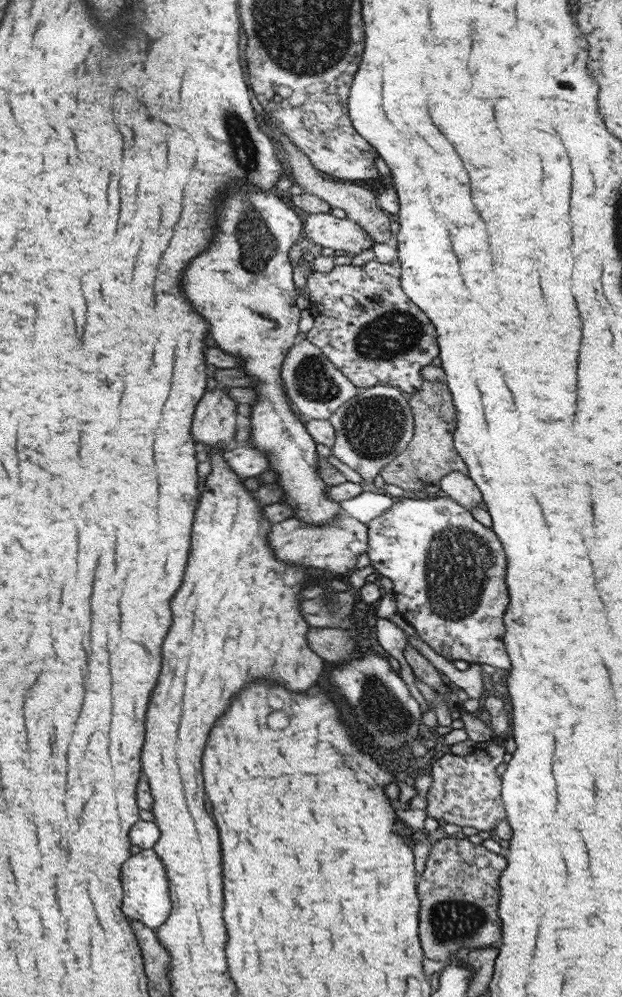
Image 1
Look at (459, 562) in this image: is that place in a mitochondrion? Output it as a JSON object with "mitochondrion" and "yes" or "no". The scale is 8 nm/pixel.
{"mitochondrion":"yes"}

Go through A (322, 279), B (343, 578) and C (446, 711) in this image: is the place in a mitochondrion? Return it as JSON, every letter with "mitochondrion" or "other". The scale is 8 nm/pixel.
{"A":"other","B":"other","C":"other"}

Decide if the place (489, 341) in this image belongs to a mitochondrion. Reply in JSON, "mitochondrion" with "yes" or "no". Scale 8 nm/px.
{"mitochondrion":"no"}

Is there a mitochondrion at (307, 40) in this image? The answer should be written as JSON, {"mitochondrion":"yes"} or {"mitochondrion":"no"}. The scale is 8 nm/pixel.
{"mitochondrion":"yes"}

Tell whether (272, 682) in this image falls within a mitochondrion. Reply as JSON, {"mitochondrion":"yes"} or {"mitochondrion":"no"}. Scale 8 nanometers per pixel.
{"mitochondrion":"no"}

